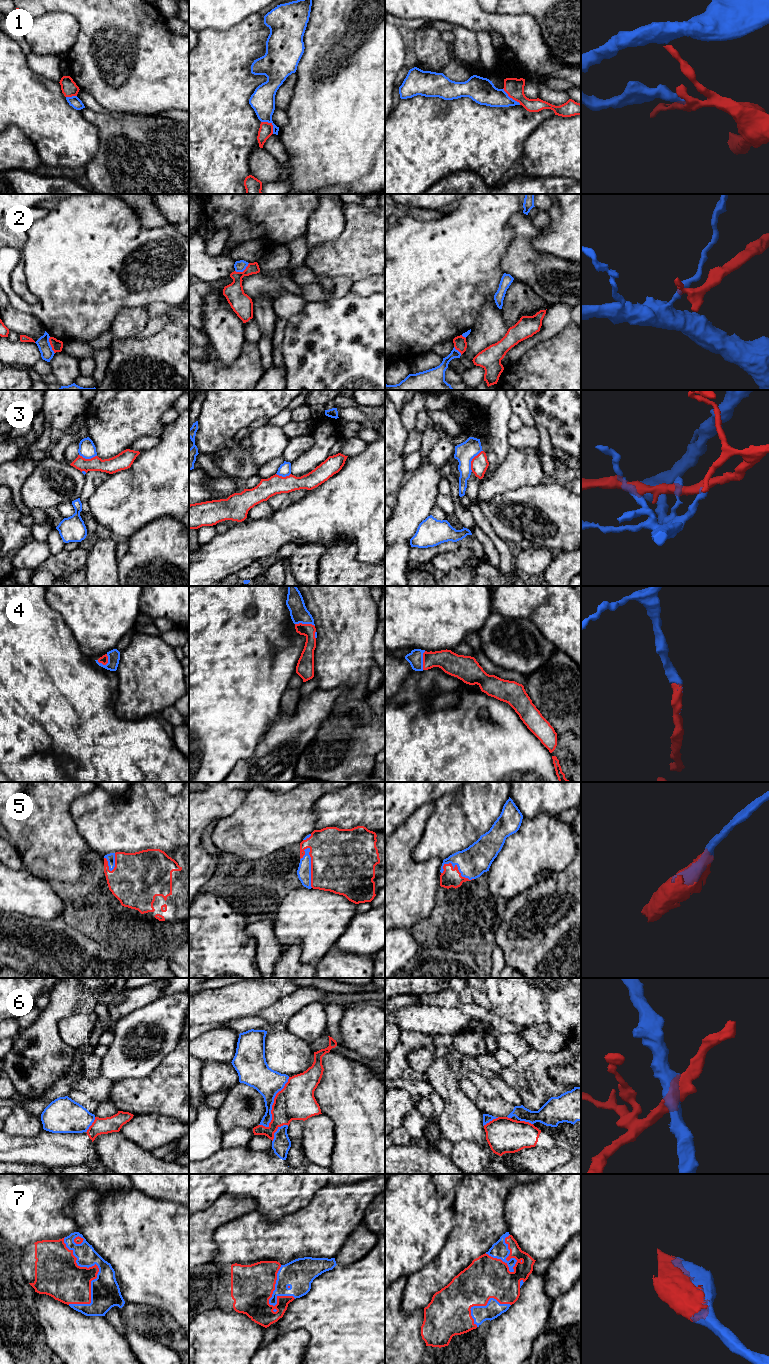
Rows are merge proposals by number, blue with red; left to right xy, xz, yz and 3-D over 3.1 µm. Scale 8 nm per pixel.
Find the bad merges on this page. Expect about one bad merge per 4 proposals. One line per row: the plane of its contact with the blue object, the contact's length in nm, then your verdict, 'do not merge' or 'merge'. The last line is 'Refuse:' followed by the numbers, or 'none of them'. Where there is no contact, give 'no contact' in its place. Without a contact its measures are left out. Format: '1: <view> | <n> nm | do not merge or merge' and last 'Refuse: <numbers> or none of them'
1: xz | 140 nm | do not merge
2: xy | 140 nm | do not merge
3: yz | 200 nm | do not merge
4: xy | 110 nm | merge
5: xz | 340 nm | merge
6: xz | 460 nm | do not merge
7: xy | 600 nm | merge
Refuse: 1, 2, 3, 6

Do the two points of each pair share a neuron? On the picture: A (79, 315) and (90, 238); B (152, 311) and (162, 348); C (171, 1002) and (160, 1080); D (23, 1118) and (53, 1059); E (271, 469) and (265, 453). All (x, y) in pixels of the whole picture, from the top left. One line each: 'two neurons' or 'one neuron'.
A: one neuron
B: one neuron
C: two neurons
D: two neurons
E: two neurons

